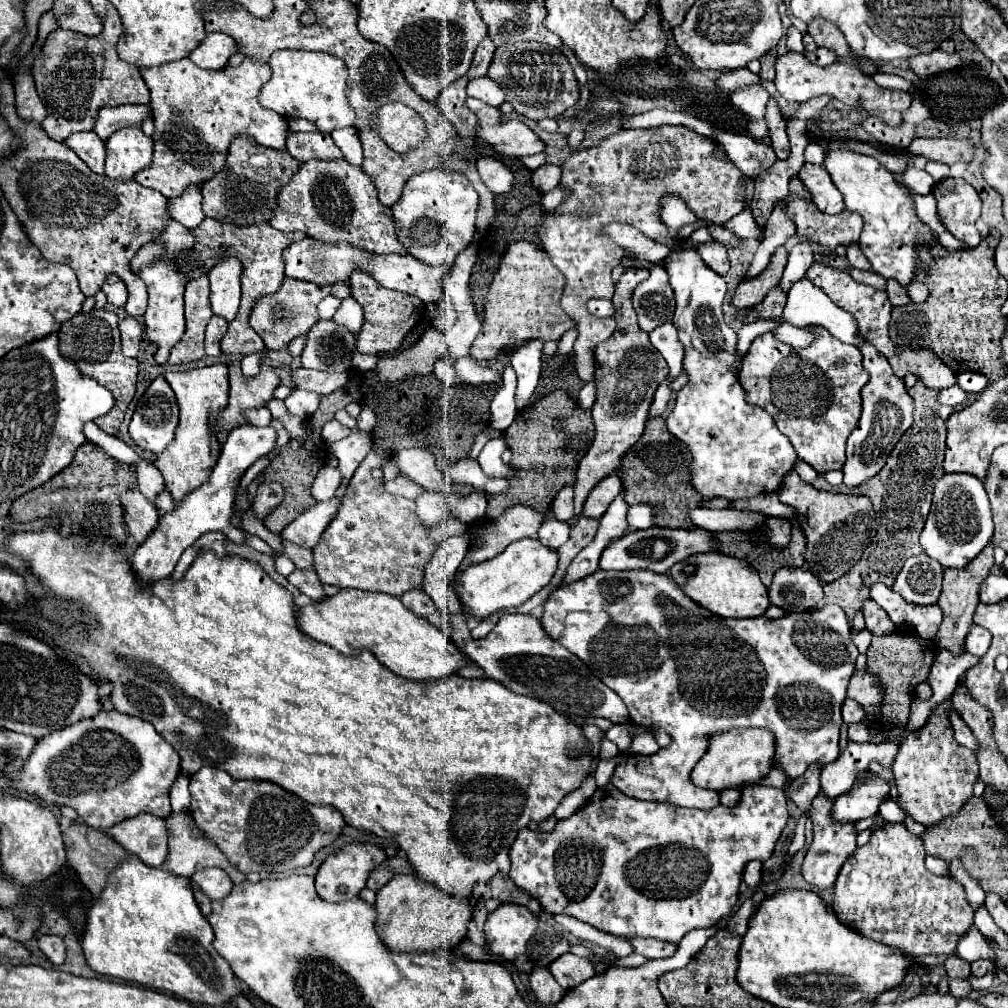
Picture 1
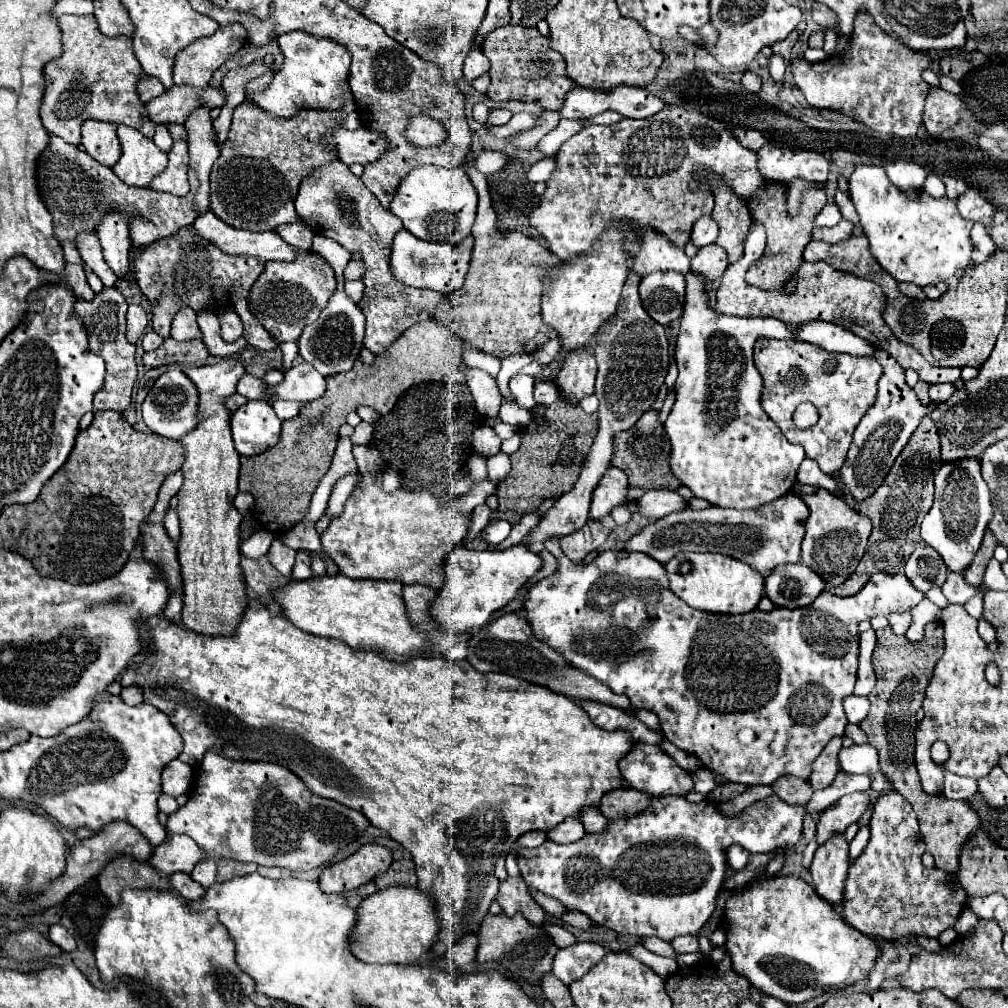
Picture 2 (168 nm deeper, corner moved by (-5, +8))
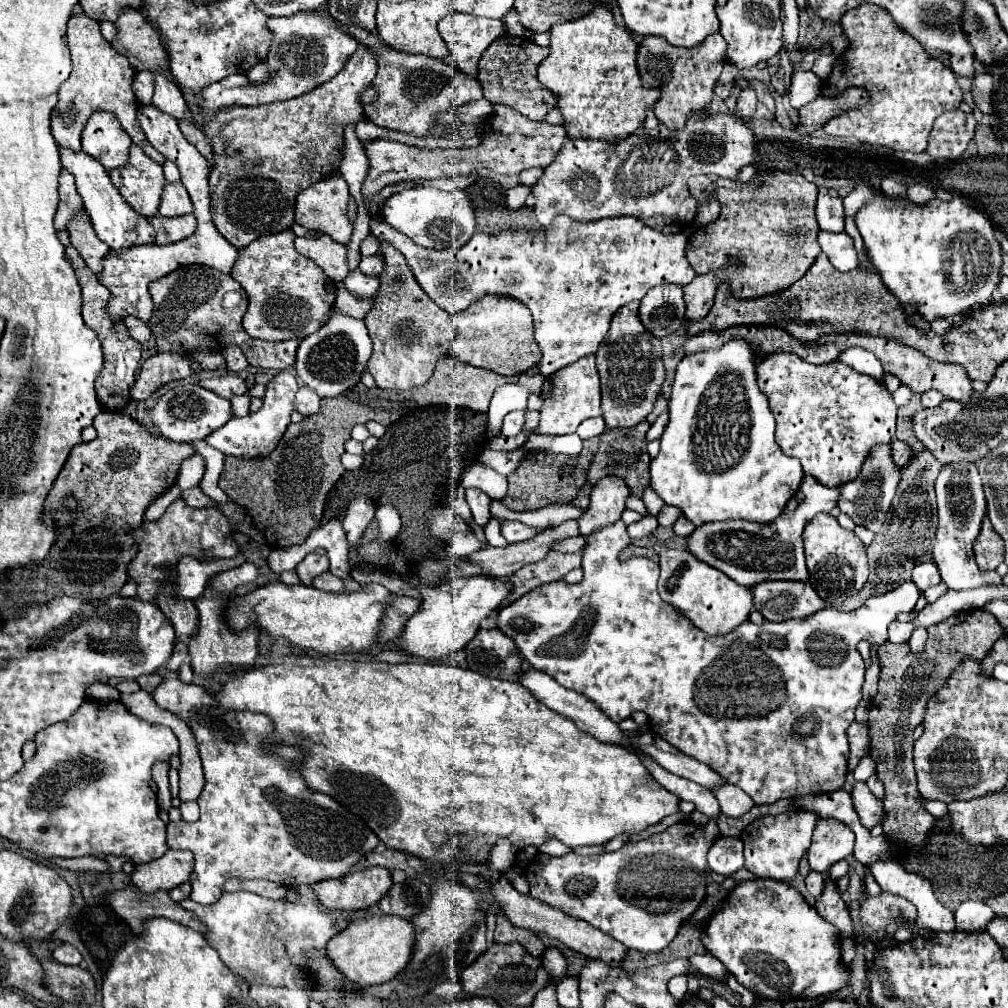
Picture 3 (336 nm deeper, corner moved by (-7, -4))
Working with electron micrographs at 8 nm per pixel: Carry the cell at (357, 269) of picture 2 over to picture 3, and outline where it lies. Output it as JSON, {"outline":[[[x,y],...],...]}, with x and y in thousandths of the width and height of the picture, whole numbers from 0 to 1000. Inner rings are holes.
{"outline":[[[369,253],[369,255],[359,255],[357,265],[355,265],[361,273],[373,275],[379,269],[379,255],[377,253]]]}

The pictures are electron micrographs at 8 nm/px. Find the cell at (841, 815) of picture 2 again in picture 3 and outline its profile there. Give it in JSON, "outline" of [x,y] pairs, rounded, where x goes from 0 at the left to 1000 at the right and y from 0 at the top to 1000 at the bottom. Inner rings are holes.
{"outline":[[[815,813],[808,822],[806,838],[802,842],[804,862],[819,866],[829,854],[843,850],[845,842],[847,842],[845,822],[831,813]]]}

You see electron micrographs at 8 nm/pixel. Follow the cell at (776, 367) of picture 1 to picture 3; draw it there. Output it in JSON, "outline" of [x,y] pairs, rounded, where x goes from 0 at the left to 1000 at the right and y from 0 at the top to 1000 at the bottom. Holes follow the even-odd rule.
{"outline":[[[766,350],[754,356],[750,362],[752,384],[762,394],[764,406],[770,414],[770,439],[784,453],[794,455],[800,471],[806,471],[819,483],[831,483],[845,477],[861,447],[867,441],[883,439],[889,428],[889,400],[877,382],[871,382],[867,374],[849,370],[841,362],[831,358],[823,362],[804,362],[788,350]]]}

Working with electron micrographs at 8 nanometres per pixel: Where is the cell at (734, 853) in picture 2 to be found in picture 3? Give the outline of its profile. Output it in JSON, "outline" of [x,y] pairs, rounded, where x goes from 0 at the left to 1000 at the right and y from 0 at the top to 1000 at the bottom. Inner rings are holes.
{"outline":[[[712,830],[702,844],[702,860],[718,870],[738,860],[738,838],[734,830]]]}

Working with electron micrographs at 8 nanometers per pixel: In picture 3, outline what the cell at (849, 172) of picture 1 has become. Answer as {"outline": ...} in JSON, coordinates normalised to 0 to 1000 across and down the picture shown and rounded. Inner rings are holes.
{"outline":[[[869,191],[863,201],[851,207],[849,225],[857,237],[867,267],[873,271],[883,291],[887,291],[897,303],[901,313],[913,309],[917,316],[925,318],[929,314],[960,311],[966,303],[980,301],[986,285],[990,283],[994,257],[990,237],[986,235],[986,225],[982,217],[972,211],[972,207],[956,201],[954,195],[948,195],[942,201],[927,197],[921,203],[907,203],[903,197],[885,197]]]}

